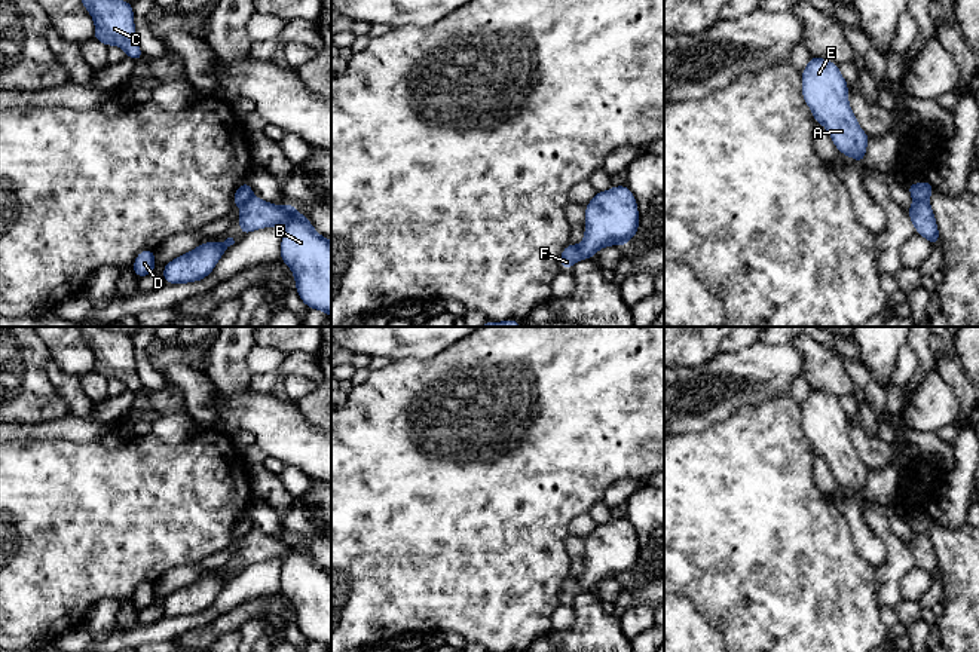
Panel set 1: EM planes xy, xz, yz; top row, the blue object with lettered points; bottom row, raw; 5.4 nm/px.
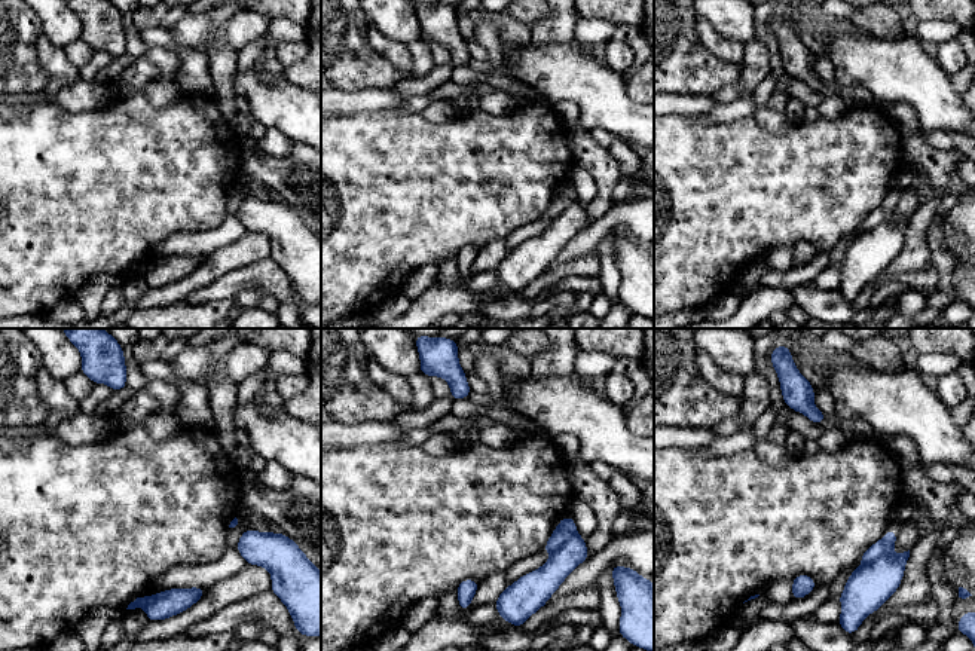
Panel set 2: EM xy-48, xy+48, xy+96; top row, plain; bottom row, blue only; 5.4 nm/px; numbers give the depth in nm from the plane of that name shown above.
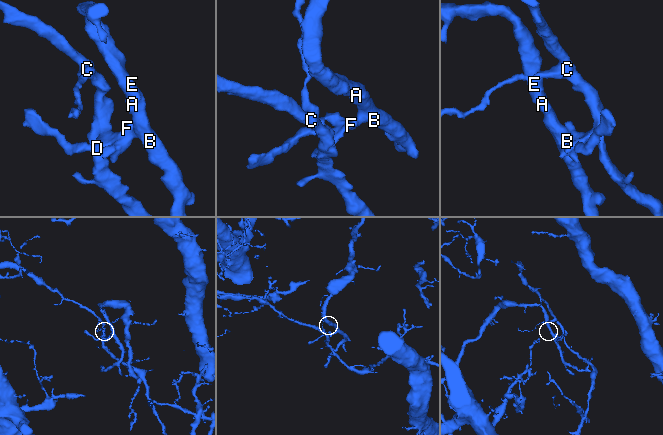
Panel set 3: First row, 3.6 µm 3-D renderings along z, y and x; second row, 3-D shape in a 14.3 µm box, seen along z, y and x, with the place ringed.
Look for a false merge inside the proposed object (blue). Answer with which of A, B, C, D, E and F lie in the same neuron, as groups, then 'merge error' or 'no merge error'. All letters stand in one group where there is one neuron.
A B E / C D F | merge error

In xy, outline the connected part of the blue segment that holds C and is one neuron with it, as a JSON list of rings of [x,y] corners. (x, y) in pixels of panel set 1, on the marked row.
[[[82,0],[94,19],[94,39],[104,46],[119,46],[131,59],[144,59],[138,46],[134,9],[126,0]]]

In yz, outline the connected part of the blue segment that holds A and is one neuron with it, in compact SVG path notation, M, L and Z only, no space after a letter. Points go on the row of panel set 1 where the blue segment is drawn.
M811 55L801 79L802 98L816 123L826 128L839 153L863 163L871 138L859 126L850 107L848 83L842 77L839 65Z

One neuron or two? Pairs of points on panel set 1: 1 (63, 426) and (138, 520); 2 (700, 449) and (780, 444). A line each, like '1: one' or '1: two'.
1: two
2: one

